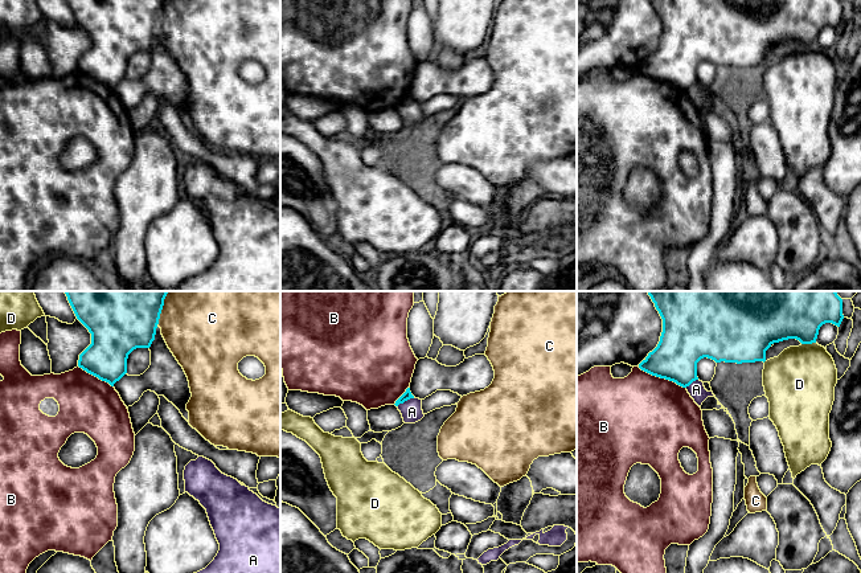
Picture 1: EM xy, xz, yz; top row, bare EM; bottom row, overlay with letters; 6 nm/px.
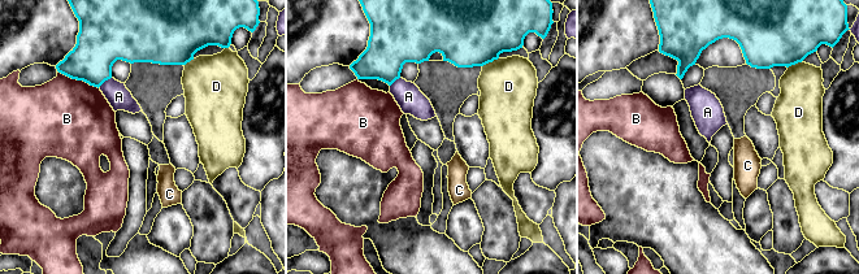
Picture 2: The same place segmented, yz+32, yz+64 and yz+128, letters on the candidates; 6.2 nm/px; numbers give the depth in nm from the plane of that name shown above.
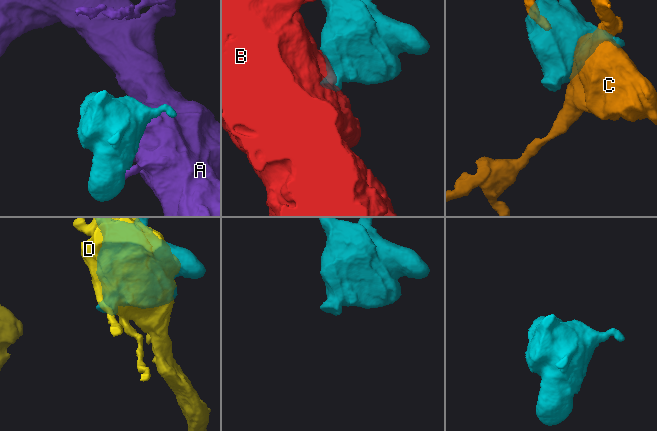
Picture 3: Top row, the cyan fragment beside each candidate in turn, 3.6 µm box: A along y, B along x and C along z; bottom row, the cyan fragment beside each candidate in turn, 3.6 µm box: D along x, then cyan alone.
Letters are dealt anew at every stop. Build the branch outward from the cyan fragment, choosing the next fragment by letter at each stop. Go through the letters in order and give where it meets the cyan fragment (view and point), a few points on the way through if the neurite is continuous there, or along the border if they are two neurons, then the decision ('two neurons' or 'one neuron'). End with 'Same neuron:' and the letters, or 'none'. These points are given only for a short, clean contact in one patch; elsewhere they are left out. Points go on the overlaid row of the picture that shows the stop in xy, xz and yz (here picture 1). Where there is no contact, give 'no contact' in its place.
A: xz (405, 400) | along xz (414, 397), (397, 406) | two neurons
B: yz (661, 377) | along yz (638, 367), (685, 388) | two neurons
C: xy (162, 308) | two neurons
D: yz (808, 343) | two neurons
Same neuron: none

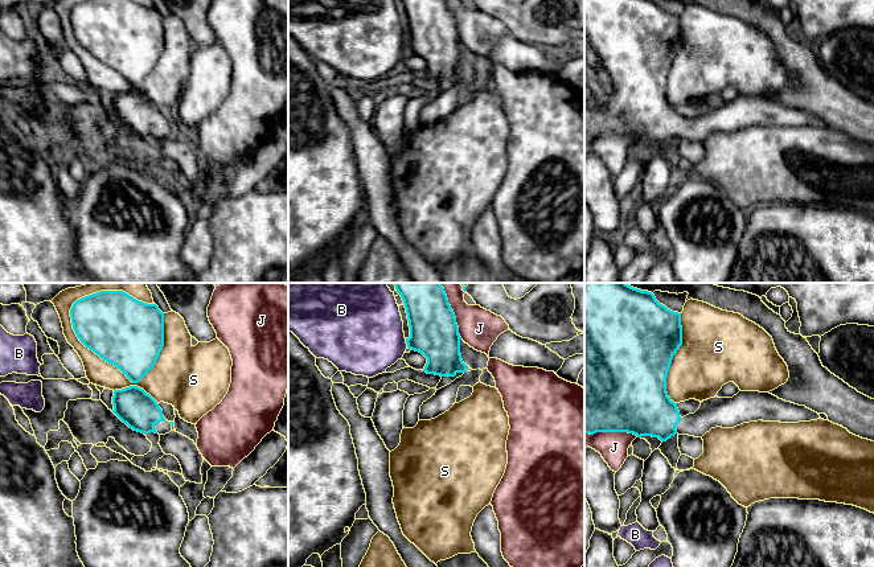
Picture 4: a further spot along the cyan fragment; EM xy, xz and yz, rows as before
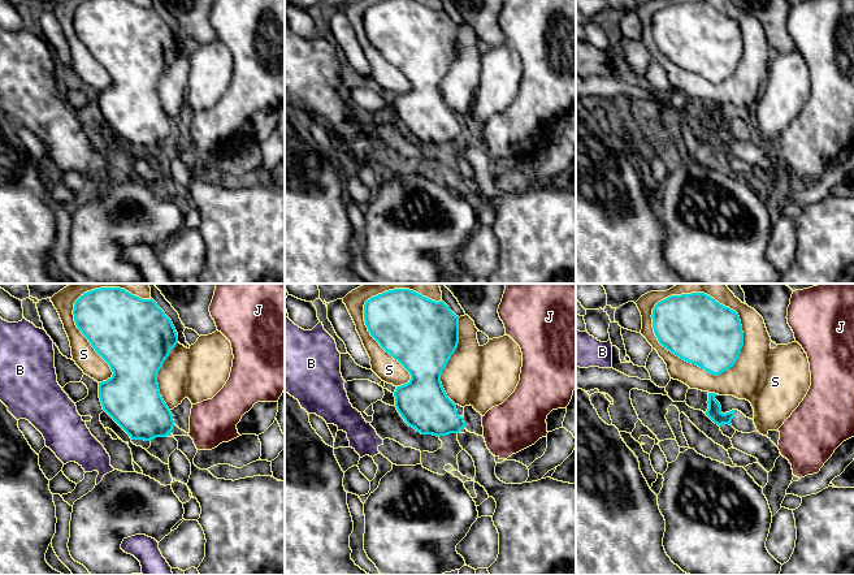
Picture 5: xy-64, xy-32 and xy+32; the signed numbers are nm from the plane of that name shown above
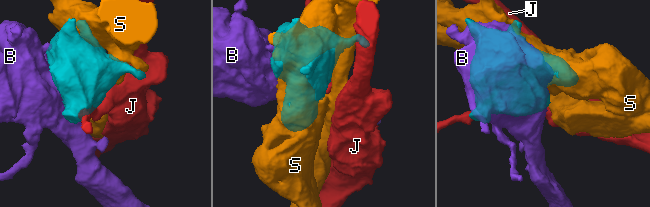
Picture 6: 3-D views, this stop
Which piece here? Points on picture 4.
B: xz (406, 342) | two neurons
J: xz (452, 311) | two neurons
S: xy (98, 354) | two neurons
Same neuron: none

